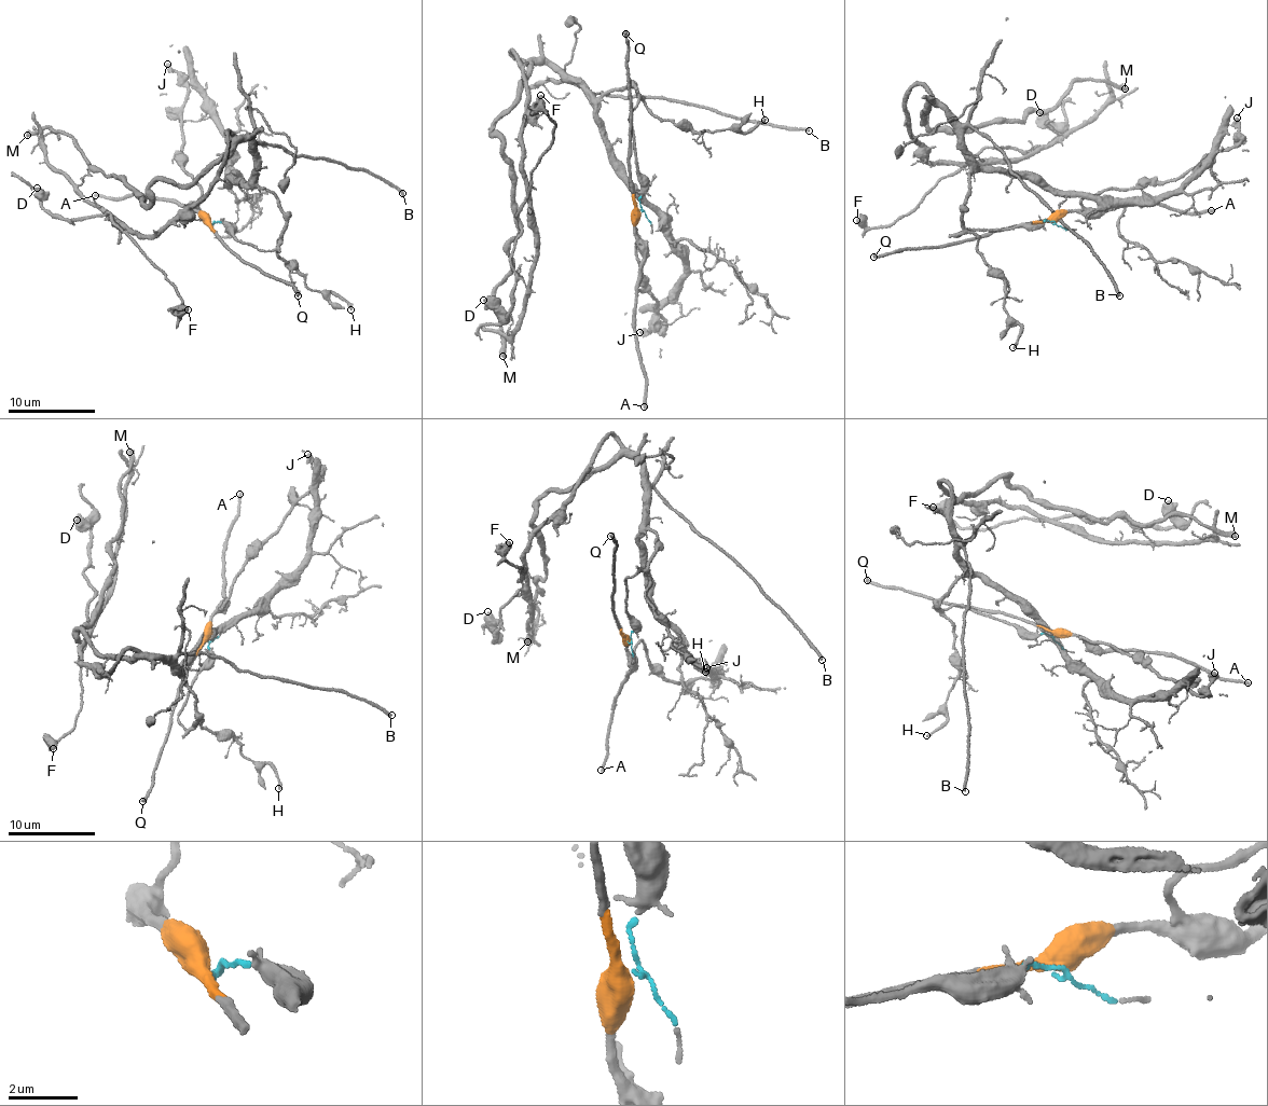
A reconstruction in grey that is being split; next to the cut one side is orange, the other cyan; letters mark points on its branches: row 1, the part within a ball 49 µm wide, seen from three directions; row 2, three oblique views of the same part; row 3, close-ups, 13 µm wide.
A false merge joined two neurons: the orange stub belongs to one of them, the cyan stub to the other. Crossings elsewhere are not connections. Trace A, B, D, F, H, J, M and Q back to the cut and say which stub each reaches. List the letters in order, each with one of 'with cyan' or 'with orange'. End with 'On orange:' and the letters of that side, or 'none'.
A: with orange
B: with cyan
D: with cyan
F: with cyan
H: with cyan
J: with orange
M: with cyan
Q: with orange
On orange: A, J, Q

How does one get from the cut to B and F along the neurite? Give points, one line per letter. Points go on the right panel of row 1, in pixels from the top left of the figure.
B: (1051, 223), (958, 233), (963, 229), (968, 187), (966, 127), (990, 140), (1014, 173), (1088, 243), (1120, 295)
F: (1051, 223), (961, 236), (963, 126), (915, 85), (910, 139), (925, 160), (961, 167), (896, 221), (856, 220)

